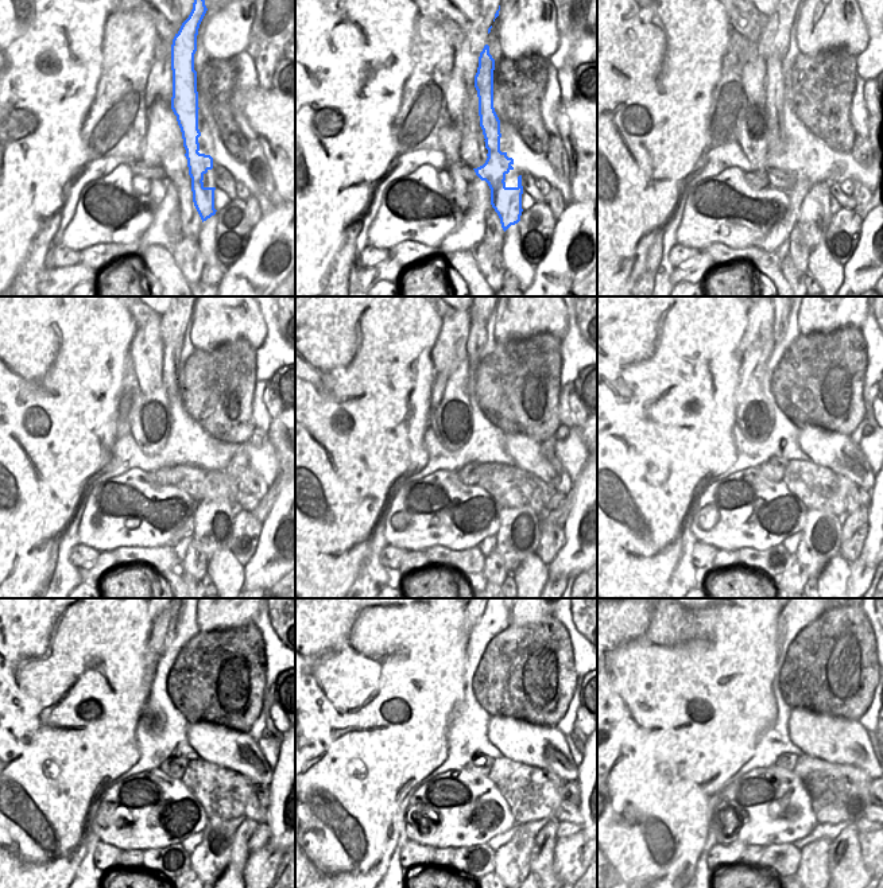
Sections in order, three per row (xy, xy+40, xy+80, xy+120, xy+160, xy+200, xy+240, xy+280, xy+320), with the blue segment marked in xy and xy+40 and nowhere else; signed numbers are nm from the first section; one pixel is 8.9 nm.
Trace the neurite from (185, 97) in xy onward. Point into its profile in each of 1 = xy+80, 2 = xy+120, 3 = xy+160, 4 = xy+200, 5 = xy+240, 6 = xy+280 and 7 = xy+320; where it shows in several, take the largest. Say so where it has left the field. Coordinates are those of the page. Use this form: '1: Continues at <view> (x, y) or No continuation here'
1: Continues at xy+80 (812, 208)
2: Continues at xy+120 (213, 522)
3: Continues at xy+160 (518, 536)
4: Continues at xy+200 (821, 535)
5: Continues at xy+240 (210, 857)
6: Continues at xy+280 (511, 861)
7: Continues at xy+320 (813, 869)

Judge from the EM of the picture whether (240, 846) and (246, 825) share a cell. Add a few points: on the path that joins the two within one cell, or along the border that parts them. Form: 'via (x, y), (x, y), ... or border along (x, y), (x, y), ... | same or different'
via (241, 841), (244, 830) | same

